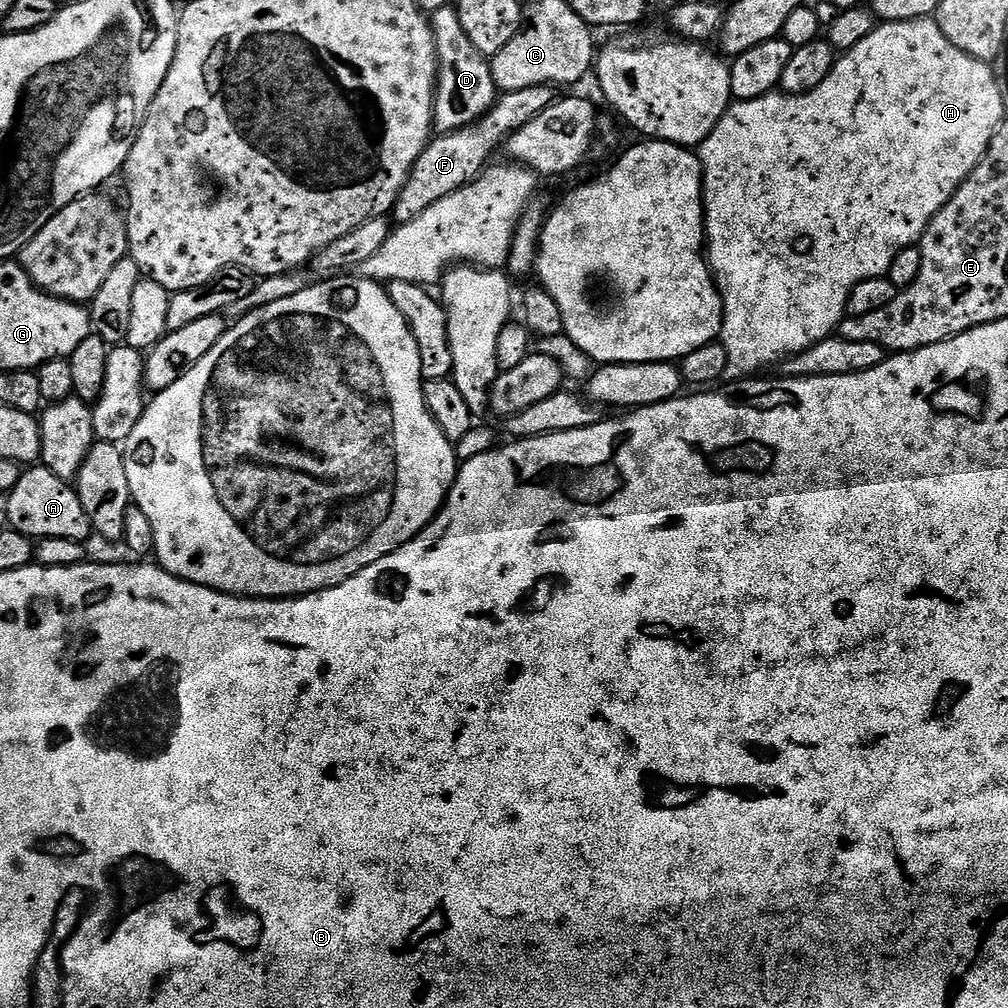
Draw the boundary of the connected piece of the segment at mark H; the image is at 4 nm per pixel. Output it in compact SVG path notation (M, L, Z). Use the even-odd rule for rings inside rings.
M935 19L889 20L877 23L876 29L866 34L854 50L843 53L832 67L832 73L814 90L800 96L773 90L753 100L737 100L728 105L718 126L714 126L712 133L699 144L698 155L700 169L704 172L706 259L724 303L724 321L718 342L726 350L729 377L751 377L767 364L779 365L795 352L828 339L839 329L840 321L847 313L850 290L866 278L887 276L890 262L894 262L902 250L919 245L934 214L950 202L958 186L962 186L978 162L982 162L994 134L1005 123L1004 96L995 74L988 68L991 67L985 61L975 60L970 54L958 50L958 46L942 34Z

